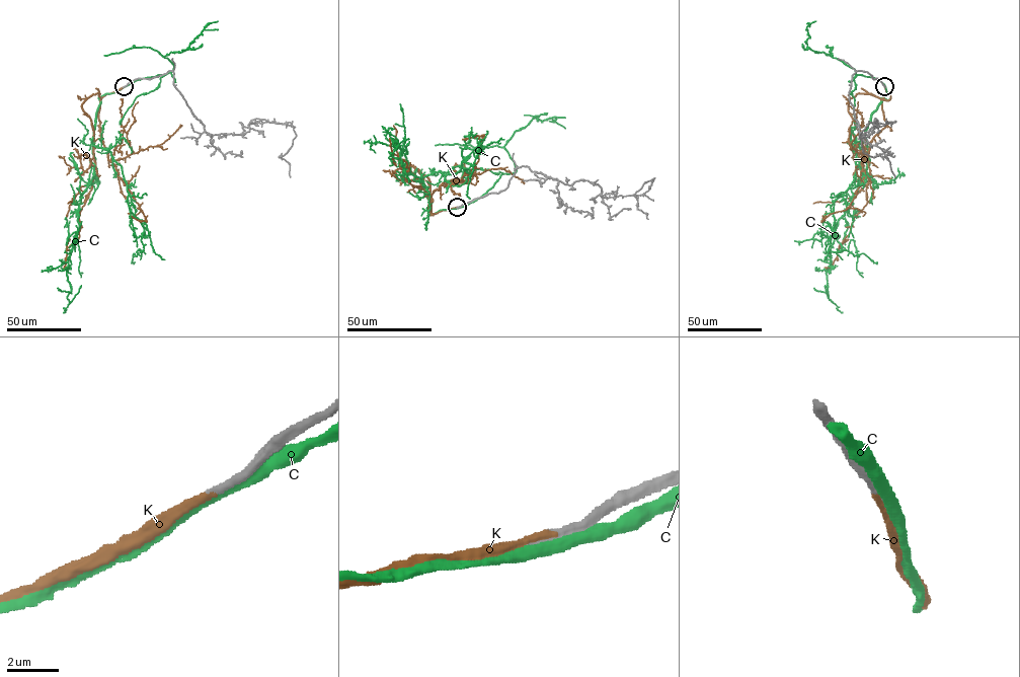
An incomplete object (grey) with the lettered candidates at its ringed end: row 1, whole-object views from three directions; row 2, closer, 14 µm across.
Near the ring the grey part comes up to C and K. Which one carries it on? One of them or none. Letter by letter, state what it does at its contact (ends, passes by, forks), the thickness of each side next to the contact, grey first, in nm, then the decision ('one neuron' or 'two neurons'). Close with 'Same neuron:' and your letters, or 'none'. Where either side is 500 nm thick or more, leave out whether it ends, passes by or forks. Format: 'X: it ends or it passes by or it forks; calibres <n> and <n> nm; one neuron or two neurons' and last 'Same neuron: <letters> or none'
C: it passes by; calibres 340 and 380 nm; two neurons
K: it ends; calibres 360 and 360 nm; one neuron
Same neuron: K

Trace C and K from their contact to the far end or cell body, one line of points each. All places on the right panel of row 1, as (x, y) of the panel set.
C: (884, 86), (890, 97), (881, 98), (853, 149), (853, 181), (834, 202), (835, 229), (826, 248), (877, 261)
K: (884, 86), (889, 99), (860, 93), (850, 98), (848, 113), (866, 141), (867, 201), (833, 265), (825, 268)

